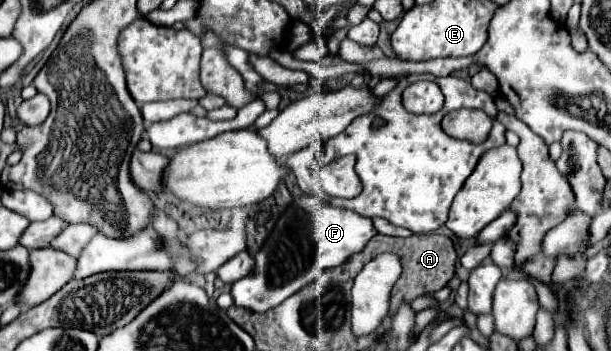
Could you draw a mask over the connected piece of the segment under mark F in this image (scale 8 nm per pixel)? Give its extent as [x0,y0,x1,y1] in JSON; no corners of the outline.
[231,193,377,313]

